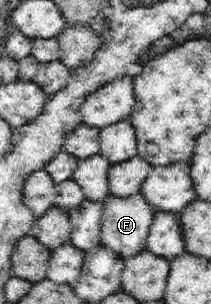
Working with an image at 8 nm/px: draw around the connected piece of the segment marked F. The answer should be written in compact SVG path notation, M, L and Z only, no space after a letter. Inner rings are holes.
M141 194L125 200L108 197L102 216L101 246L123 258L143 252L153 213Z

